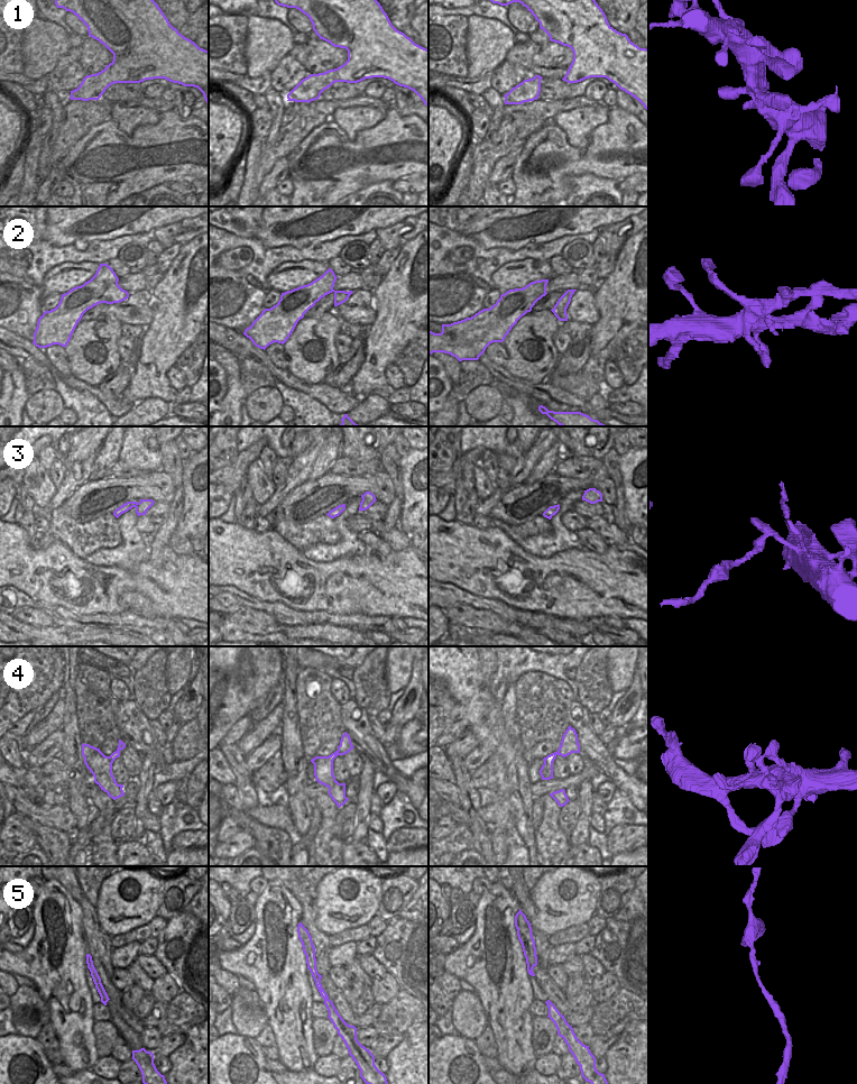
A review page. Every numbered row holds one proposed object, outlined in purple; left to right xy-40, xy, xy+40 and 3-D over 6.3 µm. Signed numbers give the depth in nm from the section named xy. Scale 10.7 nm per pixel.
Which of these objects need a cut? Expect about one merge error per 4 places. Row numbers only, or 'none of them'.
3

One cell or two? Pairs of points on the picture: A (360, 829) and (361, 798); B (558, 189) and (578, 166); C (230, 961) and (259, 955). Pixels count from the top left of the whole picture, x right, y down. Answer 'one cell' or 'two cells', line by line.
A: one cell
B: one cell
C: one cell

